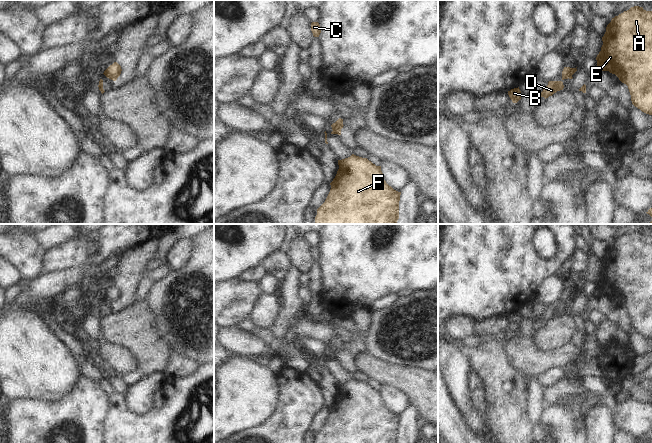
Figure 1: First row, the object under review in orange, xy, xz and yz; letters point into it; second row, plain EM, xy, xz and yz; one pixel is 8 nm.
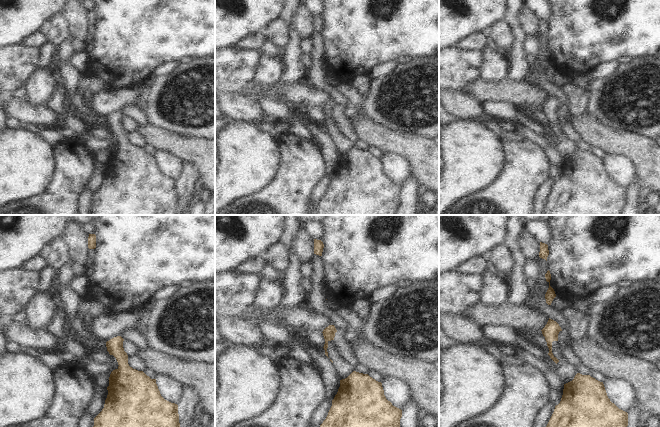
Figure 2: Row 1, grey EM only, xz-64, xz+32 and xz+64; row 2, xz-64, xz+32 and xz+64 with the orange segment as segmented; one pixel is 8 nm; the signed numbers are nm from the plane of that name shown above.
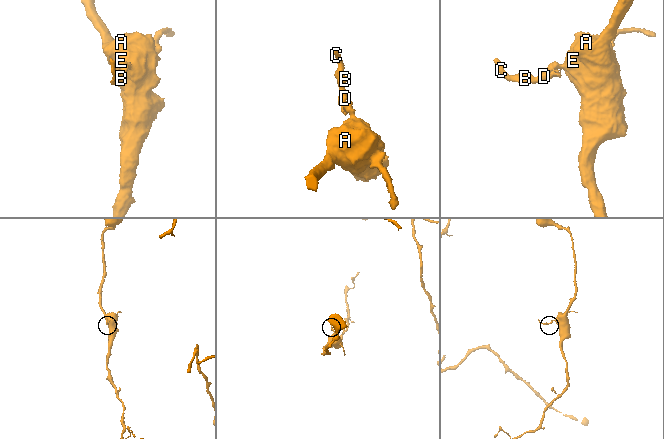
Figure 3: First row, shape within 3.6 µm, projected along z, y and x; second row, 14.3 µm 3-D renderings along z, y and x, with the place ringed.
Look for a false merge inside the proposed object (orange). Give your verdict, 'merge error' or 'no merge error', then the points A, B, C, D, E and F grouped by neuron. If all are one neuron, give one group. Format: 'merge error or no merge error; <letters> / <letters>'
merge error; A E F / B C D

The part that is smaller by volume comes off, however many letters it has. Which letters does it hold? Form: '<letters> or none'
B, C, D

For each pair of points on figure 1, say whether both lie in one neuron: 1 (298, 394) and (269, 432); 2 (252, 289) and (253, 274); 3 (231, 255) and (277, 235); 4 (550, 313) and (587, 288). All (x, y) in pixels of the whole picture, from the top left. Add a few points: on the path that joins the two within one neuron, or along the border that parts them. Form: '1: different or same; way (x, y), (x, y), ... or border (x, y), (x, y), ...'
1: same; way (298, 403), (278, 423)
2: different; border (241, 277), (258, 282)
3: same; way (242, 246), (253, 235), (266, 235)
4: different; border (585, 295), (590, 298)

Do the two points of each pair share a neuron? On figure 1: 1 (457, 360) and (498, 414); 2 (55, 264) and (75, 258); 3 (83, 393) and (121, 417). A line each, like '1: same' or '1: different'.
1: different
2: same
3: different

